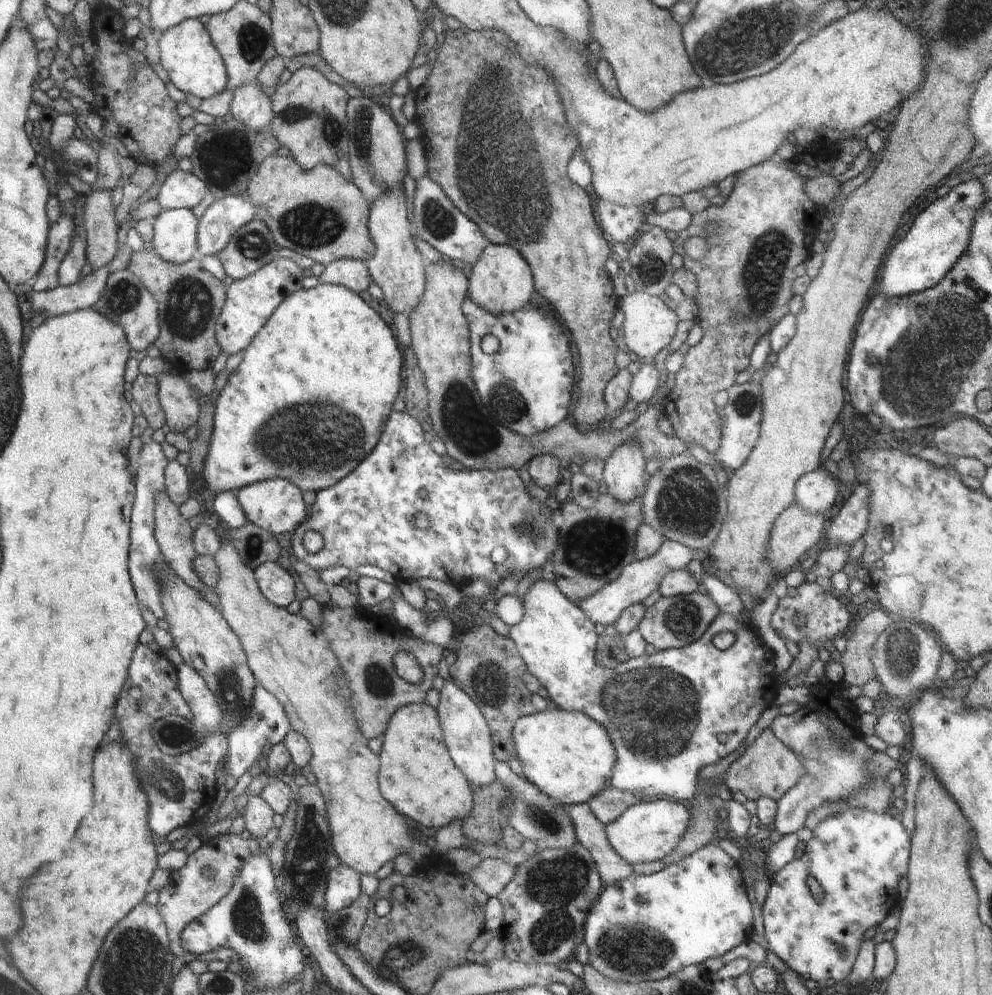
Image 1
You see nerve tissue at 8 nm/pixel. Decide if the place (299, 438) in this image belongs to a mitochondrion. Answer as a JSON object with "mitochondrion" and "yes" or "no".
{"mitochondrion":"yes"}

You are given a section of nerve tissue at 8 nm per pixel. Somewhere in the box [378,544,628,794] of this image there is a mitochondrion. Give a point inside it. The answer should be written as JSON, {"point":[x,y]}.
{"point":[490,684]}

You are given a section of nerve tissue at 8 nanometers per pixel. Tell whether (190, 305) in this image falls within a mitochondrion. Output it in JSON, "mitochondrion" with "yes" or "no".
{"mitochondrion":"yes"}

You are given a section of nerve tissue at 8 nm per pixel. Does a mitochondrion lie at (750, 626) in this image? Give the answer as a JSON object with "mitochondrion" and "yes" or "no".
{"mitochondrion":"no"}

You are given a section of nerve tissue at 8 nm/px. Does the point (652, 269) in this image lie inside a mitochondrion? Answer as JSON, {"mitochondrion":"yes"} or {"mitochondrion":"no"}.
{"mitochondrion":"yes"}

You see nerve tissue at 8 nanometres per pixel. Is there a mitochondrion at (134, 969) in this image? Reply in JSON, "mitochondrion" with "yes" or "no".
{"mitochondrion":"yes"}

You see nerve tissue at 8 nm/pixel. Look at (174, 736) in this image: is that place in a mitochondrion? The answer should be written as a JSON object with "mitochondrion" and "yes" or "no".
{"mitochondrion":"yes"}

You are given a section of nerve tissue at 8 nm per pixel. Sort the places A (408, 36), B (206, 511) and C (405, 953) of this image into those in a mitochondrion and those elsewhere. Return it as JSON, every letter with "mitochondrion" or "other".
{"A":"other","B":"other","C":"mitochondrion"}

